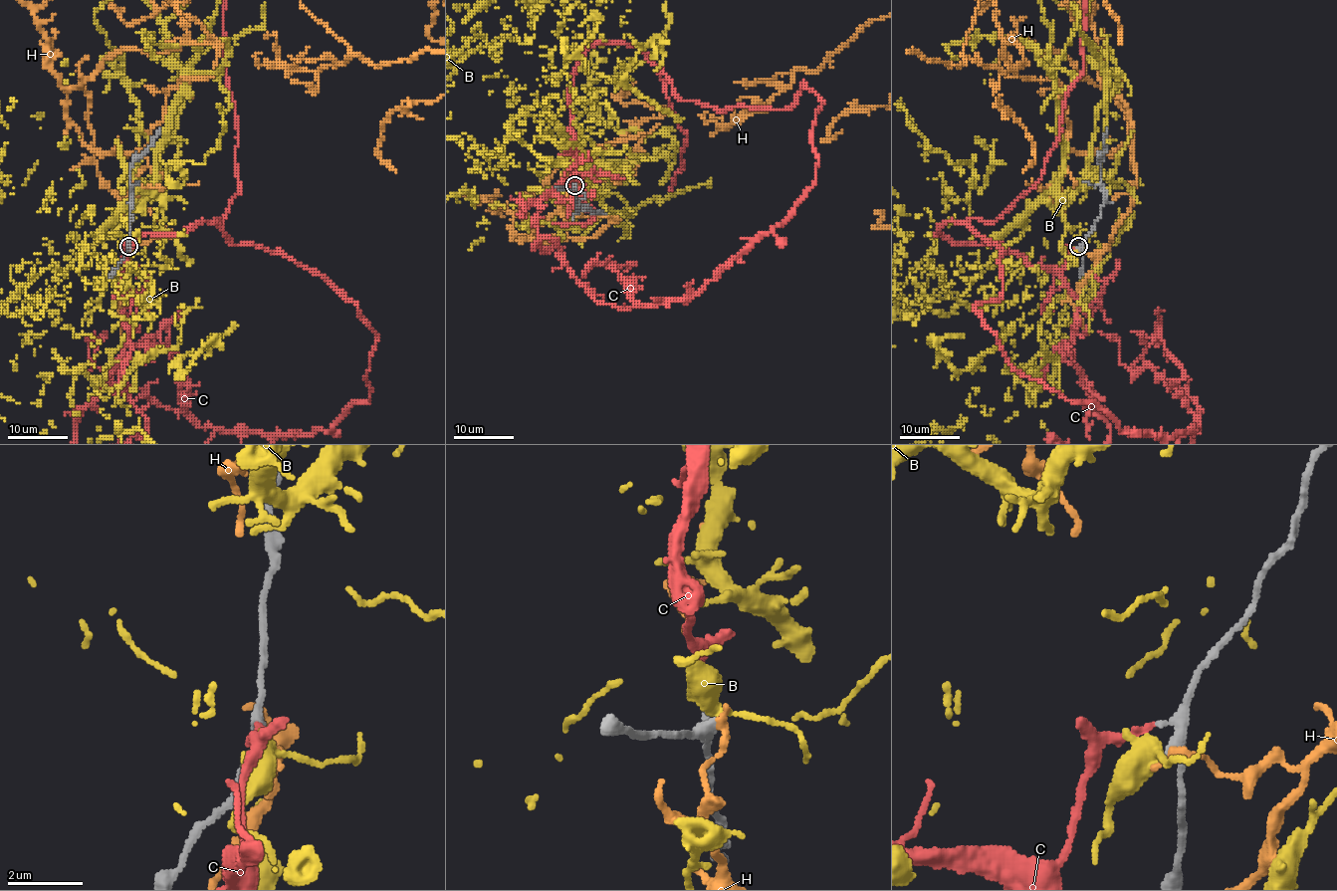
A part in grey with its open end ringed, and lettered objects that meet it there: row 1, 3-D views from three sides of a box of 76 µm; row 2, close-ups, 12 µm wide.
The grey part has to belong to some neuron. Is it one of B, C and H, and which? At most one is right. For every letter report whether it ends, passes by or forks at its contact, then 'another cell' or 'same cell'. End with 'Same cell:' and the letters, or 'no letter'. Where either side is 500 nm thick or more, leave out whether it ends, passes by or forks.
B: it passes by; another cell
C: it ends there; same cell
H: it ends there; another cell
Same cell: C

